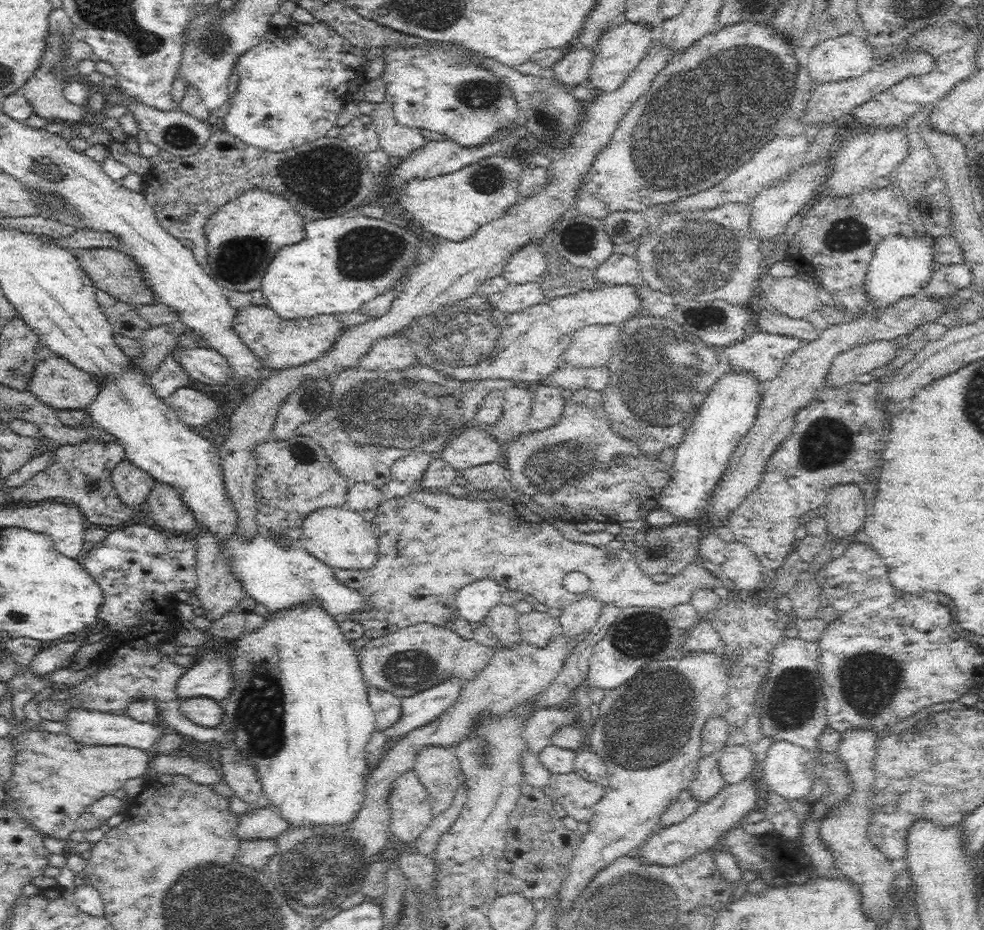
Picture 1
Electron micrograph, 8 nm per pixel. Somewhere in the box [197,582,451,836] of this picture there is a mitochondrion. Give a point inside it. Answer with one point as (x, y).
(260, 717)

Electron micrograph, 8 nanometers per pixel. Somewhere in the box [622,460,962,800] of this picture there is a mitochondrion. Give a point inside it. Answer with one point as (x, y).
(868, 682)

